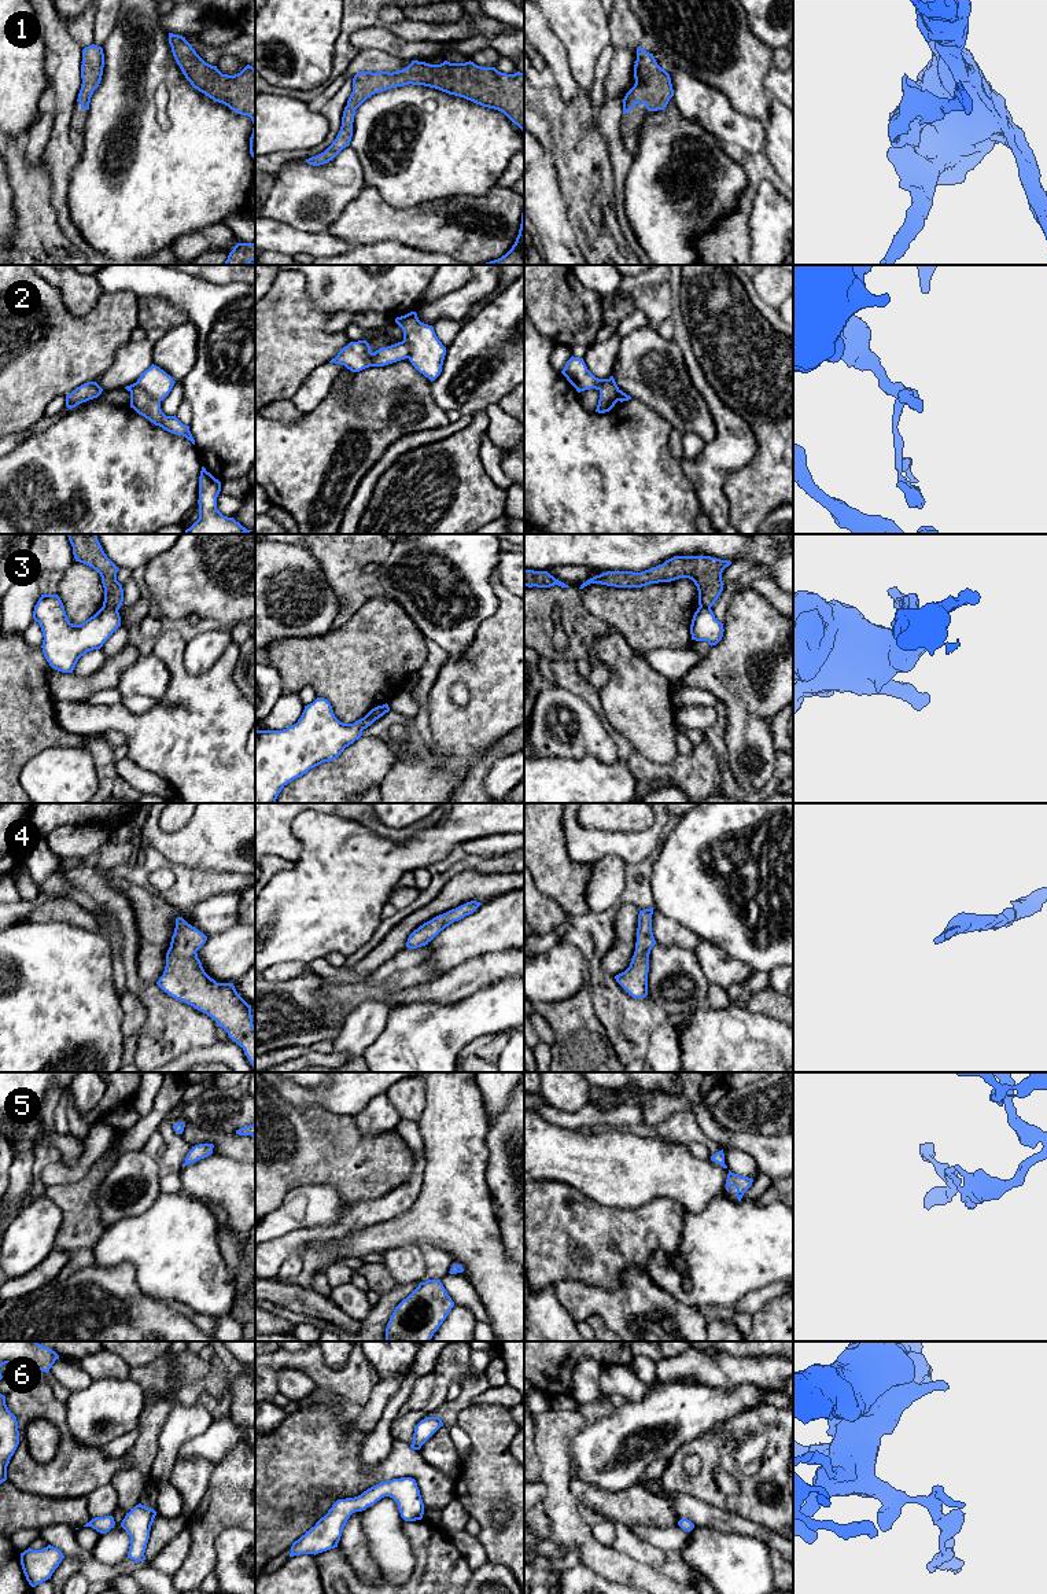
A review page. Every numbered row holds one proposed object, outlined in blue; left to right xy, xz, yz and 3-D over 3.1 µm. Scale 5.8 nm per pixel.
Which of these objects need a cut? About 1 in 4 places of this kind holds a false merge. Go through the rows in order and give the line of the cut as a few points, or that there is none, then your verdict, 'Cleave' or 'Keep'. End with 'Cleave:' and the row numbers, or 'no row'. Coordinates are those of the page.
1: No split. Keep
2: Split along xy (136, 382), (159, 402). Cleave
3: Split along xy (103, 606), (117, 610). Cleave
4: No split. Keep
5: No split. Keep
6: No split. Keep
Cleave: 2, 3

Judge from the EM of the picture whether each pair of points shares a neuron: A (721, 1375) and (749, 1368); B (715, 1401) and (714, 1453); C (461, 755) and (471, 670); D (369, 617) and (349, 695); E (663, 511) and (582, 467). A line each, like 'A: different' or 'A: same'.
A: same
B: different
C: same
D: same
E: same

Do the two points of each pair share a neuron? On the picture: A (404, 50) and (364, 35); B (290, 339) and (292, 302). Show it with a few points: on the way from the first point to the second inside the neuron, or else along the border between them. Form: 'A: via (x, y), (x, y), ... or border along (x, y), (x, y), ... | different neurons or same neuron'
A: via (394, 45), (380, 37), (373, 37) | same neuron
B: via (290, 330), (290, 312) | same neuron

